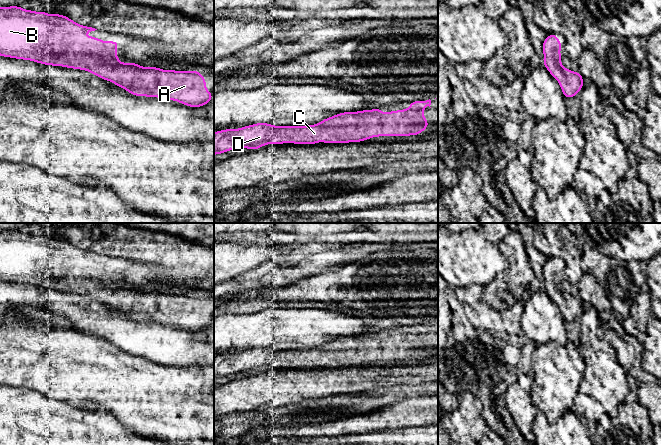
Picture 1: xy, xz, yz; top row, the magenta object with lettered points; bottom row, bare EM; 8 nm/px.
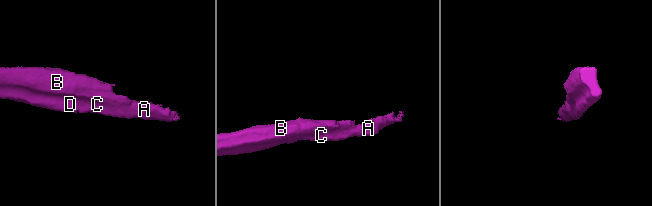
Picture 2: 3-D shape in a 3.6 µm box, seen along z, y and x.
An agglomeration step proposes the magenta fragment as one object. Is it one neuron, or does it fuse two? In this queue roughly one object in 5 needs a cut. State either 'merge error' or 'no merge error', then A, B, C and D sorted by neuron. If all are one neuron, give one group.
no merge error | A B C D

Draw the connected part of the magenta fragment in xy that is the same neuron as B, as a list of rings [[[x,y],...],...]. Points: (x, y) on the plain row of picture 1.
[[[20,230],[0,231],[0,279],[86,294],[134,320],[174,324],[193,332],[204,330],[212,324],[213,318],[206,314],[206,304],[199,295],[164,295],[157,291],[142,291],[137,287],[121,287],[115,275],[119,271],[117,265],[104,266],[100,262],[82,261],[83,257],[95,254],[60,238],[49,239],[45,235],[35,236]]]

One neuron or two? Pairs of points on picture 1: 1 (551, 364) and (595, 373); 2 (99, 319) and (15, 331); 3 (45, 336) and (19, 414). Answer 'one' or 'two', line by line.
1: two
2: two
3: two

